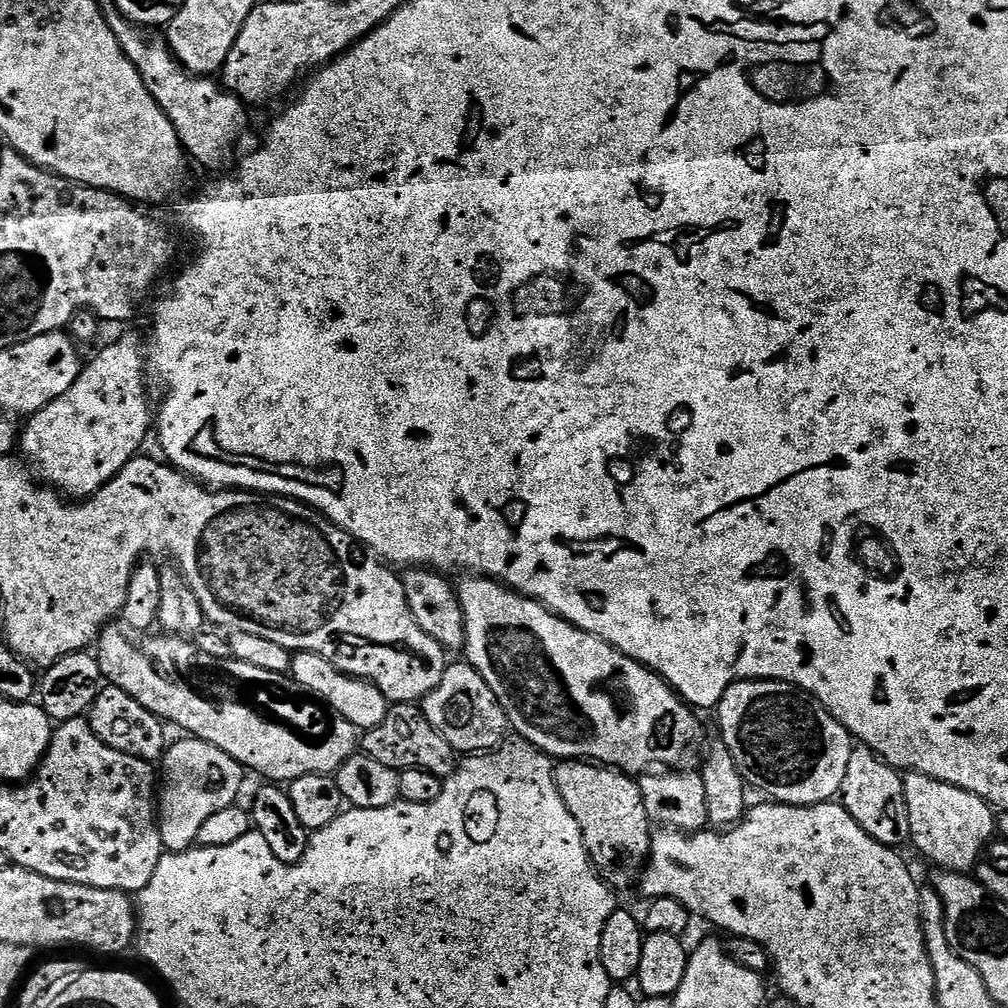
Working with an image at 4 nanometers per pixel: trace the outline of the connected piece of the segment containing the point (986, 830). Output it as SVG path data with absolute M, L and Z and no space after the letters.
M909 771L903 779L911 847L916 847L930 863L937 864L937 869L971 873L998 832L998 816L993 805L978 794L935 780L921 772Z

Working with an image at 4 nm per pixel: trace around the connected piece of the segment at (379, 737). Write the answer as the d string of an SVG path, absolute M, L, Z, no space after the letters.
M392 704L389 707L386 718L382 718L382 722L378 722L378 726L367 729L363 733L362 752L363 755L382 762L382 766L390 766L397 770L421 768L422 770L430 770L433 774L441 778L451 776L455 772L458 763L456 749L450 746L450 742L446 742L446 738L439 730L434 726L430 726L430 722L424 716L423 707L417 706L416 704Z

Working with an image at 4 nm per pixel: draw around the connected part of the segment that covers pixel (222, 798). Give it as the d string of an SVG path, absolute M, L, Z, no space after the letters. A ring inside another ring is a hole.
M180 738L177 744L169 743L162 757L162 787L158 792L158 819L165 849L170 852L187 852L196 844L202 822L237 803L240 783L245 769L230 754L218 750L195 738Z

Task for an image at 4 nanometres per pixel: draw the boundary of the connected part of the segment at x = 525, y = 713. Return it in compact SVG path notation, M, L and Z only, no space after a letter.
M472 574L458 584L458 593L461 600L461 607L464 610L465 640L467 663L482 674L486 686L494 690L494 694L500 700L502 710L508 715L508 723L511 731L519 739L526 740L542 752L547 752L553 758L579 758L582 761L595 762L598 765L605 765L611 769L619 770L627 774L644 774L649 771L651 764L659 760L665 760L665 765L672 766L676 759L691 746L699 734L700 728L696 725L697 713L687 703L681 701L675 688L670 687L665 680L650 669L639 664L637 660L631 660L626 654L622 654L614 646L610 646L602 638L574 626L568 620L551 612L546 605L538 600L531 600L528 596L521 596L519 592L512 591L501 581L493 580L479 574Z

